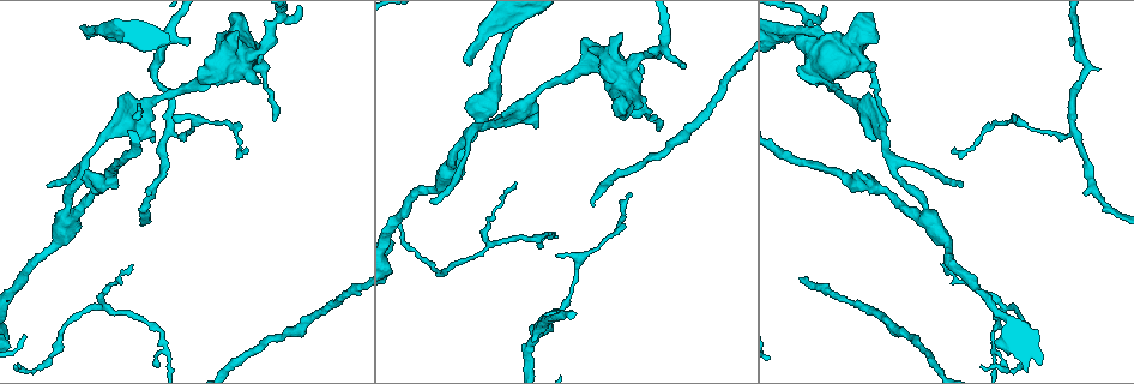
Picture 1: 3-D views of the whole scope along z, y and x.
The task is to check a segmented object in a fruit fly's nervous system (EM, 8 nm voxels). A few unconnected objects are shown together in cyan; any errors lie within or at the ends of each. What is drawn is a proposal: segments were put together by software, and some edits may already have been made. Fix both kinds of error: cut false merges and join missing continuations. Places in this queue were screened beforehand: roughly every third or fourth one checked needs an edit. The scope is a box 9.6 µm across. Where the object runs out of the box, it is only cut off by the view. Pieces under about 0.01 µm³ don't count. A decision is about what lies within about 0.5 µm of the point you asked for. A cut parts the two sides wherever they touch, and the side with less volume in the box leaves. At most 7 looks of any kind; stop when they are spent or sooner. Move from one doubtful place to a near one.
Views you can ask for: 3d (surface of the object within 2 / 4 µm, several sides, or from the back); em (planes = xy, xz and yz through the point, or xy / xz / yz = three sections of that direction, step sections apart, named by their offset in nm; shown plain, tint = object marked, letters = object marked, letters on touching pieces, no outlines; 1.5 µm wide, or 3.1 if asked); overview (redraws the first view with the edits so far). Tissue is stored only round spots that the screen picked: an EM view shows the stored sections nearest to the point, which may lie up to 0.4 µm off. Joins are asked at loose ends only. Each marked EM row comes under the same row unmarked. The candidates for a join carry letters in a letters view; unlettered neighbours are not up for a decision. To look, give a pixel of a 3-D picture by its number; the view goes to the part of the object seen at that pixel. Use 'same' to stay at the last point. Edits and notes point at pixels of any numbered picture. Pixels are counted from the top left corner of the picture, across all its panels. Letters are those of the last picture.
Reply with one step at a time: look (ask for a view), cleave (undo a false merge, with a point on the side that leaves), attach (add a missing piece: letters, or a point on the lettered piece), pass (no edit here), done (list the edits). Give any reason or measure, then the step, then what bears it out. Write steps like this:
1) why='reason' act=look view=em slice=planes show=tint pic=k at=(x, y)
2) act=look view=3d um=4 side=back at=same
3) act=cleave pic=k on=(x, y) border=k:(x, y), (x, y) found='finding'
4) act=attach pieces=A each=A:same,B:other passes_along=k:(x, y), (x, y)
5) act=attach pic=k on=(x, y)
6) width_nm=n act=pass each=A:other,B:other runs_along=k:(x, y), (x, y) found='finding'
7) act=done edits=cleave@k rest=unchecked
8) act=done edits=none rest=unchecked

why='sudden change in width' act=look view=em slice=planes show=tint pic=1 at=(925, 217)

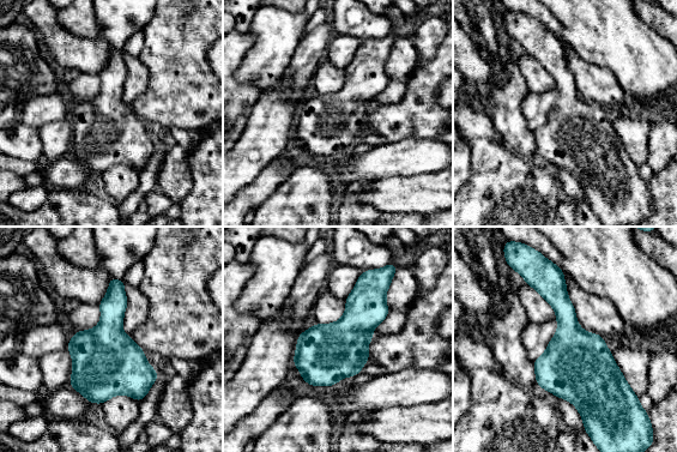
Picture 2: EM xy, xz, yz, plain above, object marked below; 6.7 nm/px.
act=look view=em slice=planes show=letters at=same

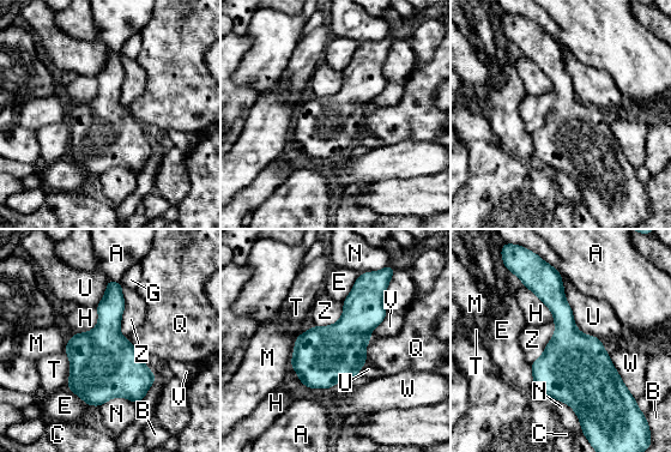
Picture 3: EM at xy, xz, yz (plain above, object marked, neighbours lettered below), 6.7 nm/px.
width_nm=400 act=pass each=A:other,B:other,C:other,E:other,G:other,H:other,M:other,N:other,Q:other,T:other,U:other,V:other,W:other,Z:other border=3:(121, 287), (120, 333), (127, 338) found='all the same neuron'

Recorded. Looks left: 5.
why='branch stops here' act=look view=3d um=4 pic=1 at=(940, 263)

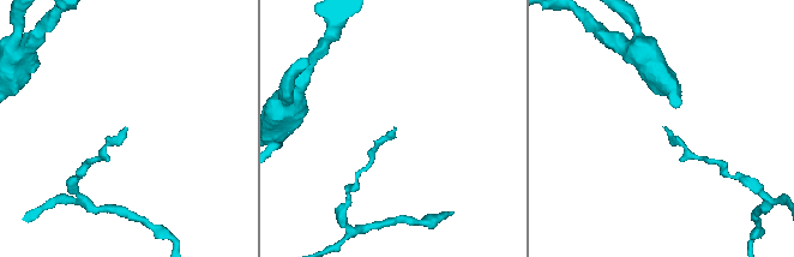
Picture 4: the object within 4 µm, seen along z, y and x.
why='shape alone is not enough' act=look view=em slice=planes show=letters pic=4 at=(126, 128)

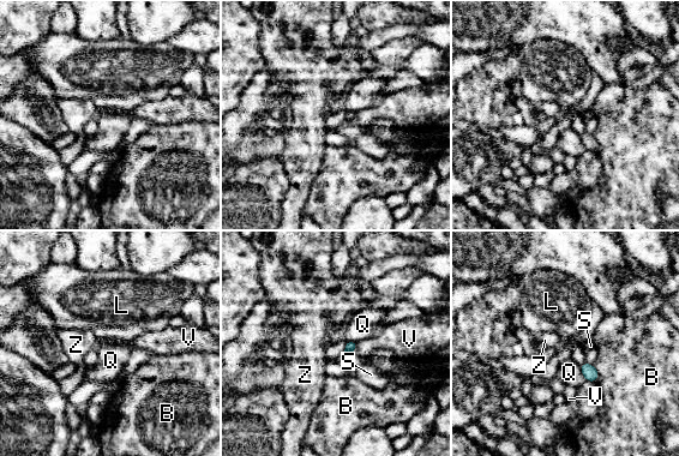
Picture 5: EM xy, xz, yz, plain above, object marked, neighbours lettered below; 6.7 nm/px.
act=pass each=B:other,L:other,Q:other,S:other,V:other,Z:other border=5:(355, 343), (353, 350) found='no lettered piece goes on from it'

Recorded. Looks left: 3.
why='tapers out' act=look view=em slice=planes show=letters pic=1 at=(1016, 115)

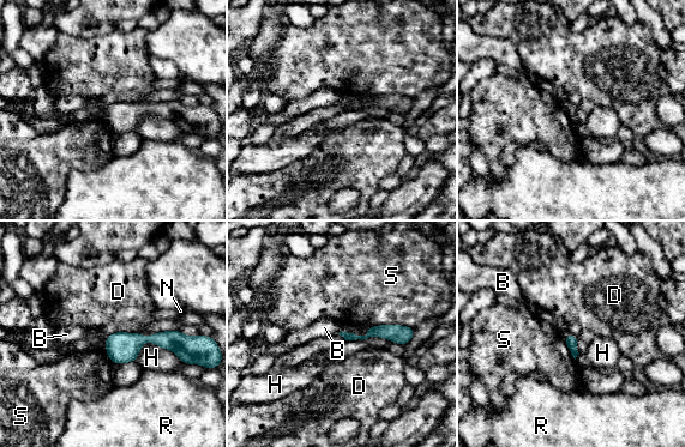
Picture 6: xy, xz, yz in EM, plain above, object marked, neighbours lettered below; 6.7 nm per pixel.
longest_contact=H:340nm act=pass each=B:other,D:other,H:other,N:other,R:other,S:other runs_along=6:(410, 330), (347, 336) found='none of them fits'

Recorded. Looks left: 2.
act=done edits=none rest=unchecked

